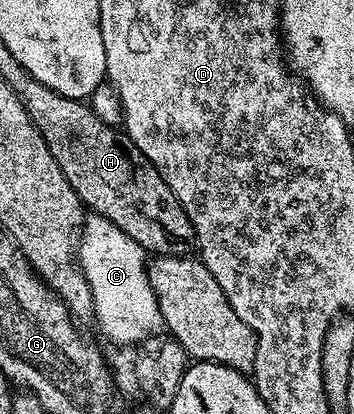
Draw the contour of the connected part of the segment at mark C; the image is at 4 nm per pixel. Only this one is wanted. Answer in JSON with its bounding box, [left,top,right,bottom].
[78,214,164,345]

